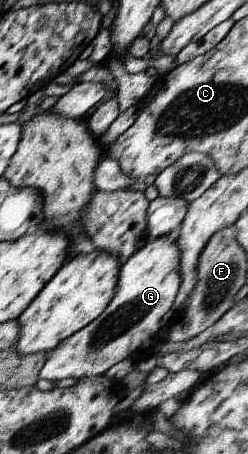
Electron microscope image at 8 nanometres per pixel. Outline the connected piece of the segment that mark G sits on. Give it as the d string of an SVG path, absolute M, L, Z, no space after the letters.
M157 236L155 239L145 240L141 248L131 257L128 257L121 266L115 295L107 304L103 313L100 313L97 319L94 319L89 325L86 325L71 337L64 339L49 353L45 365L38 373L38 379L45 379L45 381L50 379L55 382L59 381L59 379L69 379L69 377L76 380L91 376L102 378L104 373L111 369L115 363L127 359L133 351L148 347L151 338L162 329L161 319L163 319L163 315L174 307L181 280L178 243L175 240L169 241L167 236Z

